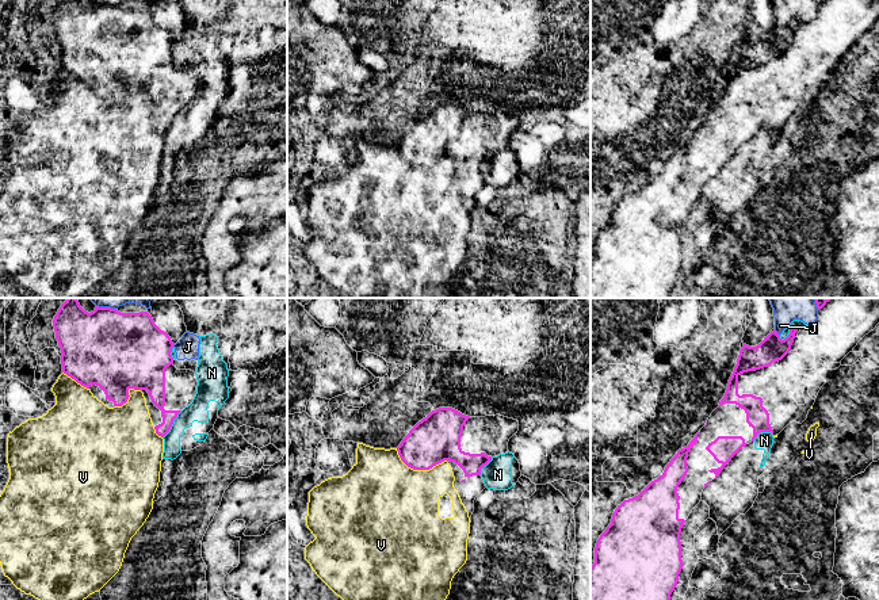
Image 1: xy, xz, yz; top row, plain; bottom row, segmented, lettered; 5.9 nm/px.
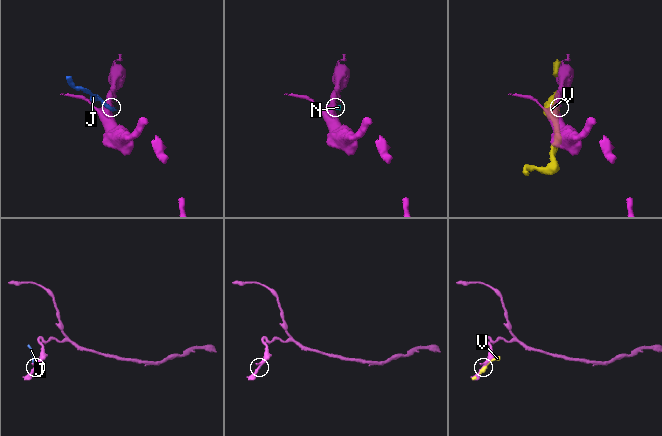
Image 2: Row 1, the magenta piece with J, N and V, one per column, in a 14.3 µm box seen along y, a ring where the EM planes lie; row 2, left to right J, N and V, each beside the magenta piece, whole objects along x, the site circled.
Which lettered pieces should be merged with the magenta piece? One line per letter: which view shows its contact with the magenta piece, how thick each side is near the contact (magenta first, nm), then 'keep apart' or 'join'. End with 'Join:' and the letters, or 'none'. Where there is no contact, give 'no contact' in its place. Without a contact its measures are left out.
J: contact in yz; calibres 160 and 260 nm; keep apart
N: contact in xy; calibres 120 and 120 nm; keep apart
V: contact in xz; calibres 280 and 460 nm; keep apart
Join: none

